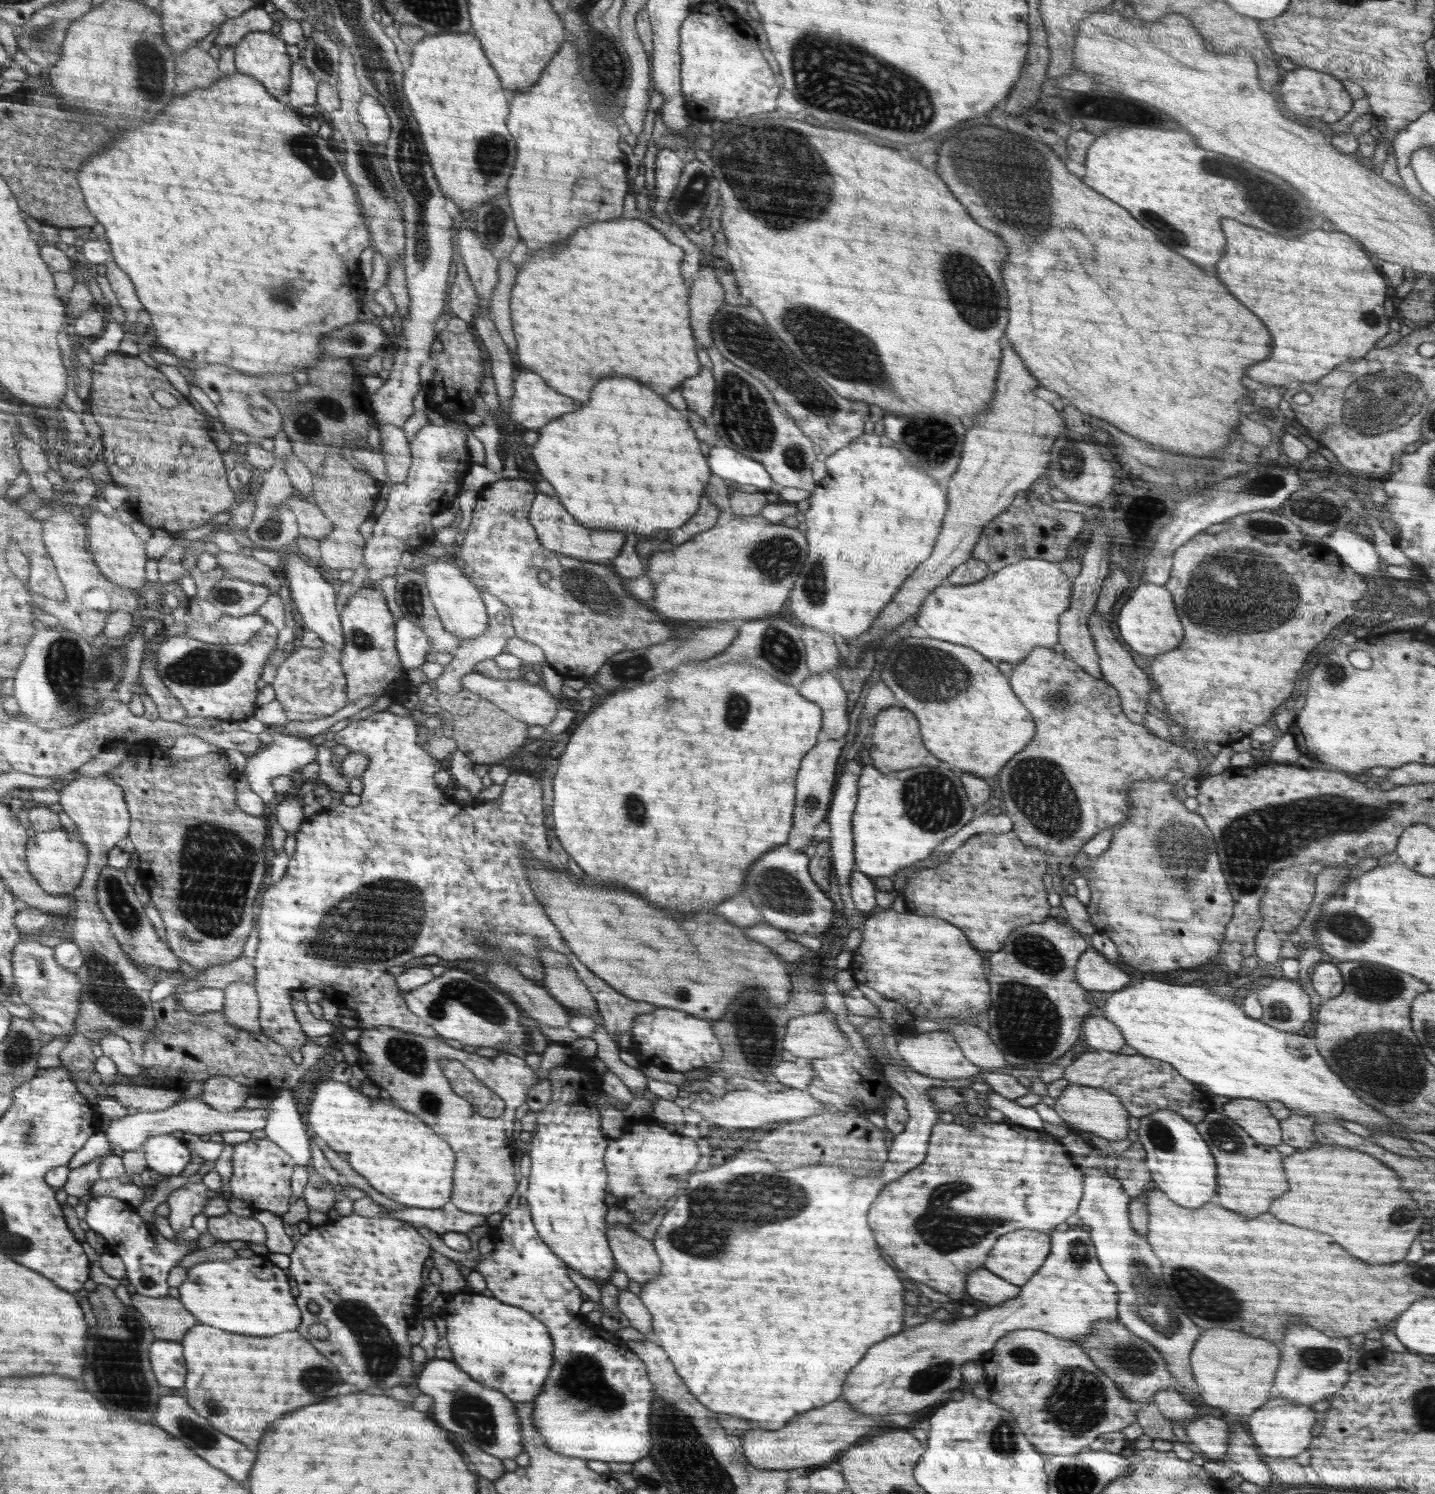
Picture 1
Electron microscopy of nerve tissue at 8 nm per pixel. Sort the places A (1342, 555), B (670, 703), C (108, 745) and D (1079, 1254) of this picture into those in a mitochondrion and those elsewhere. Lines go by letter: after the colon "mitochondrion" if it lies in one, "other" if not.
A: other
B: mitochondrion
C: other
D: mitochondrion

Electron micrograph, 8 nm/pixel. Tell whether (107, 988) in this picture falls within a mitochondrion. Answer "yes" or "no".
yes

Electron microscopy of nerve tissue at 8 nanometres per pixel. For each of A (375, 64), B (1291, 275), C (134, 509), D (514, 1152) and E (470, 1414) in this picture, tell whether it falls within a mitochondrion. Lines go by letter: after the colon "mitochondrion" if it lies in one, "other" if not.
A: mitochondrion
B: other
C: other
D: other
E: mitochondrion

